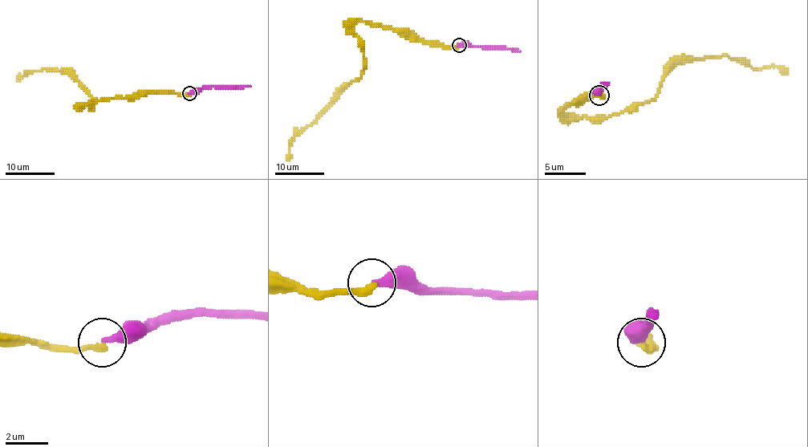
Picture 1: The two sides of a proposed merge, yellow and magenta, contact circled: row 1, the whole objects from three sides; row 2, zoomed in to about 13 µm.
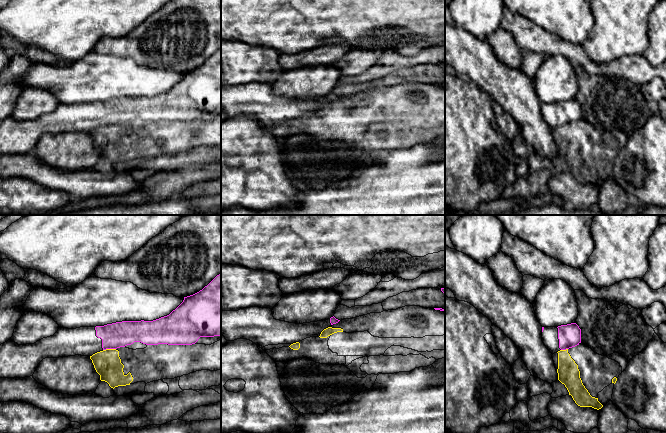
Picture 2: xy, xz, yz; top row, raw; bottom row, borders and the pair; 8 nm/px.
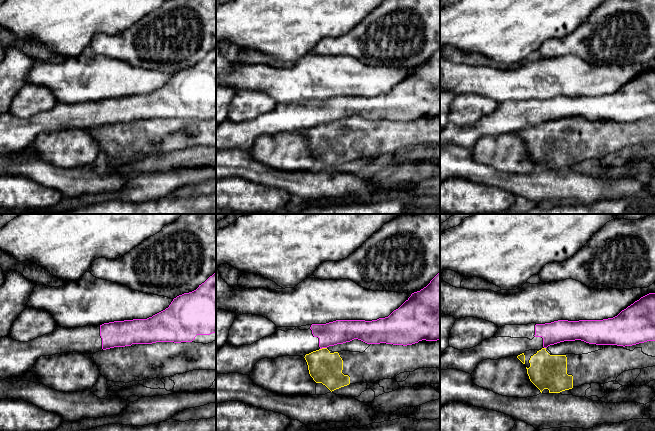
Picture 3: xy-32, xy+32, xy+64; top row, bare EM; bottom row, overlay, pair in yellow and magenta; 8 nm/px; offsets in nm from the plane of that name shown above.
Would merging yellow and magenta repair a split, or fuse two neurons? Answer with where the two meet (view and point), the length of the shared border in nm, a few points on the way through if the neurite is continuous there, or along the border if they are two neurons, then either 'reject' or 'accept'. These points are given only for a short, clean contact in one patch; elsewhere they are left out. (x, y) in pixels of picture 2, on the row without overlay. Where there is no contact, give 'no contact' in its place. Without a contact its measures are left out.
contact xy (109, 125); length 110 nm; border xy (115, 124), (103, 126); reject

